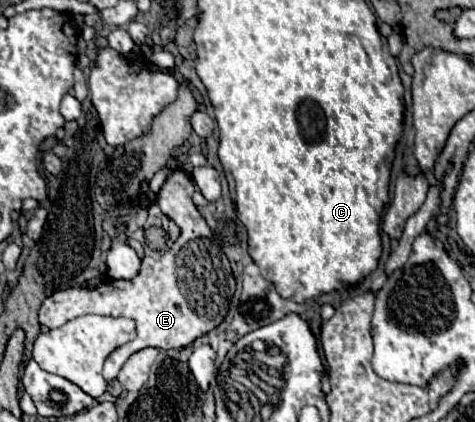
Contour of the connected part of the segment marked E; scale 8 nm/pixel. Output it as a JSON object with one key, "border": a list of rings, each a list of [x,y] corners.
{"border":[[[175,169],[161,191],[157,193],[157,203],[161,211],[173,219],[181,235],[175,245],[163,253],[161,259],[145,257],[141,271],[131,281],[109,279],[95,289],[65,289],[57,291],[45,299],[39,309],[39,323],[55,329],[81,315],[111,315],[111,317],[131,317],[137,323],[137,339],[115,349],[105,361],[105,379],[117,377],[121,365],[137,351],[145,347],[155,349],[183,349],[189,347],[201,335],[207,335],[227,317],[231,297],[235,293],[235,279],[229,261],[221,247],[215,243],[213,233],[197,207],[191,201],[195,191],[193,179]]]}

